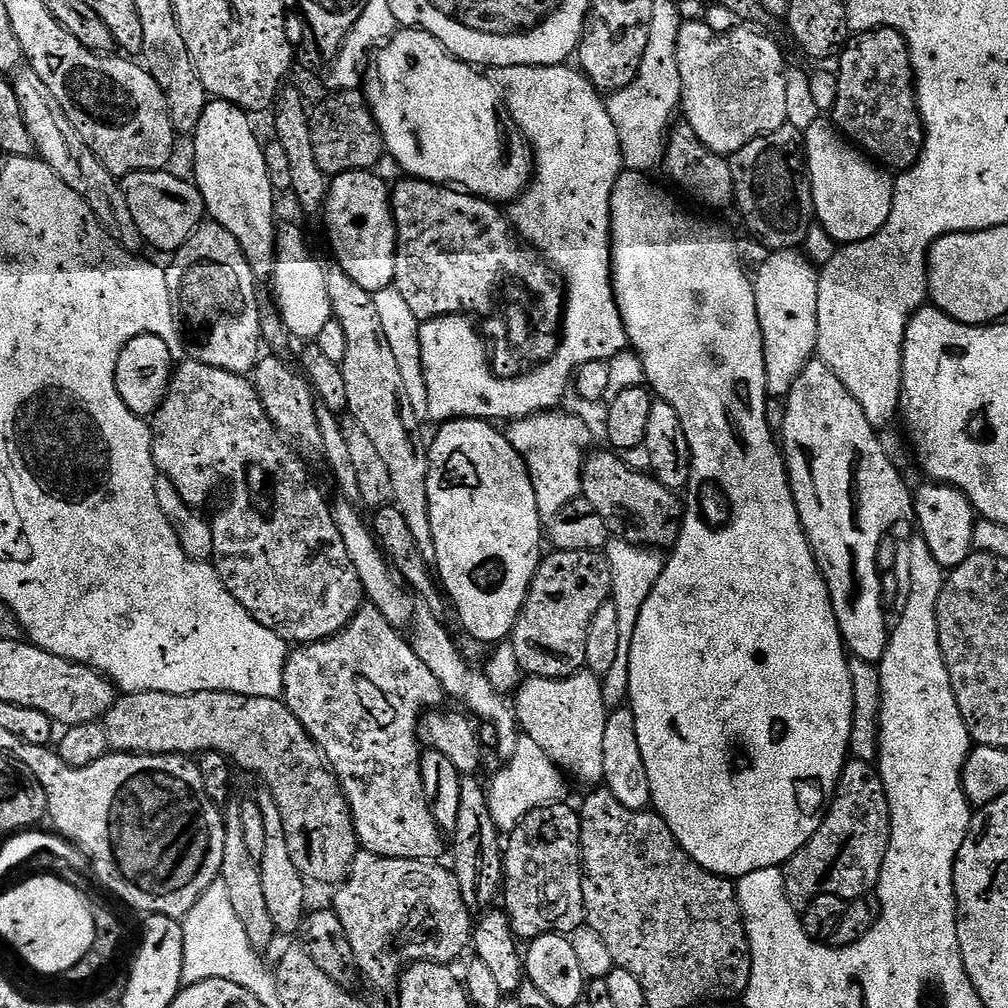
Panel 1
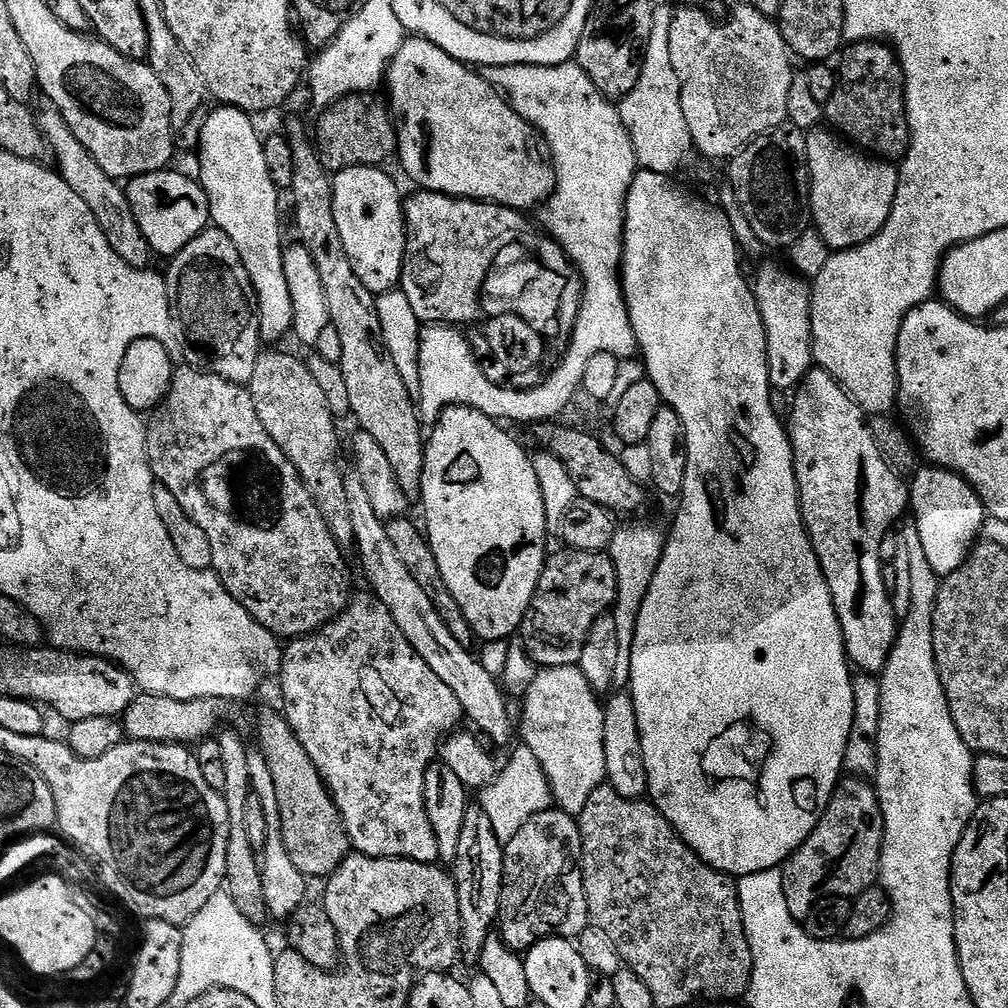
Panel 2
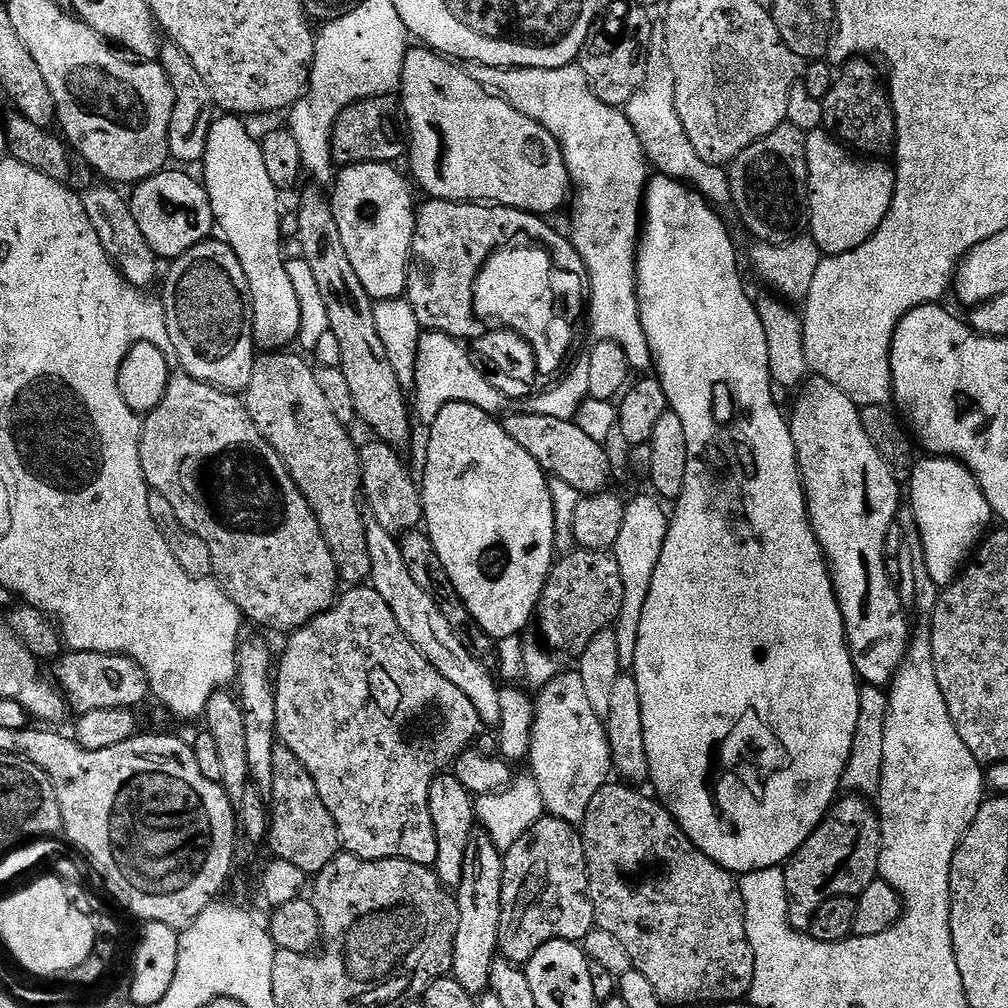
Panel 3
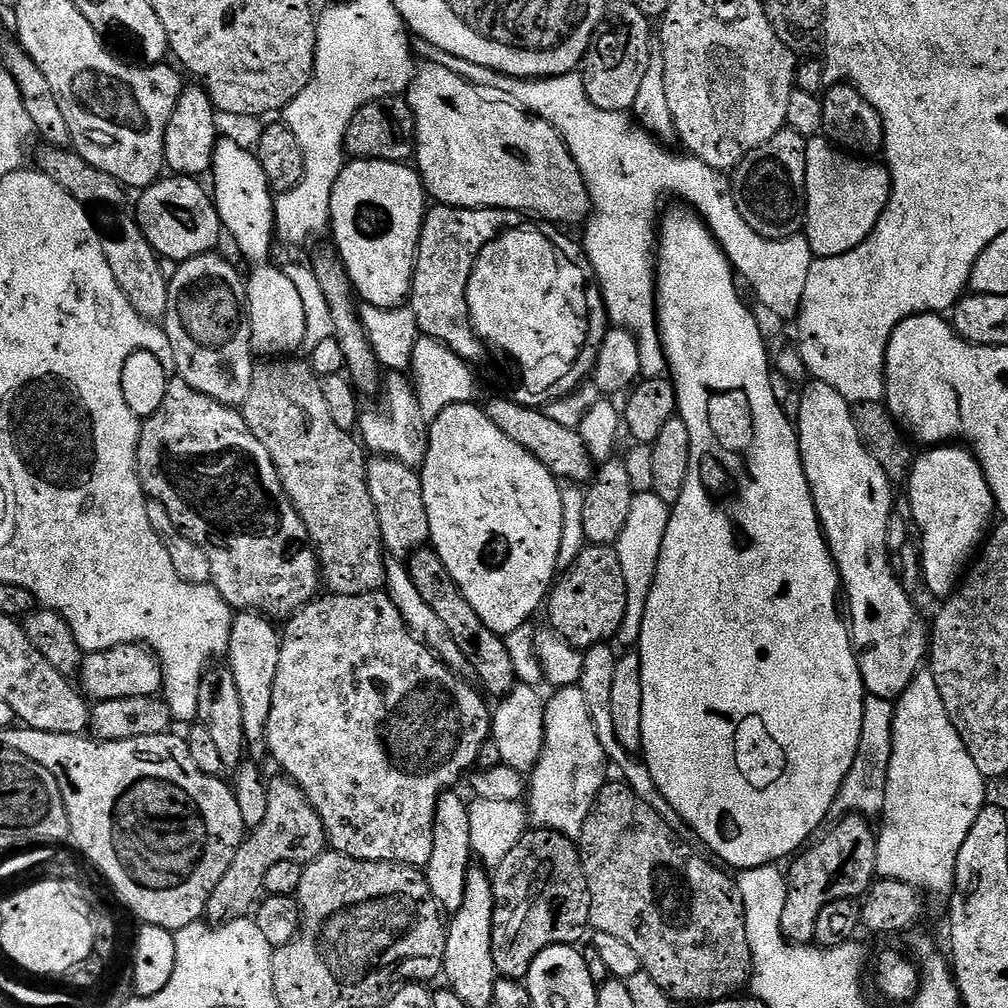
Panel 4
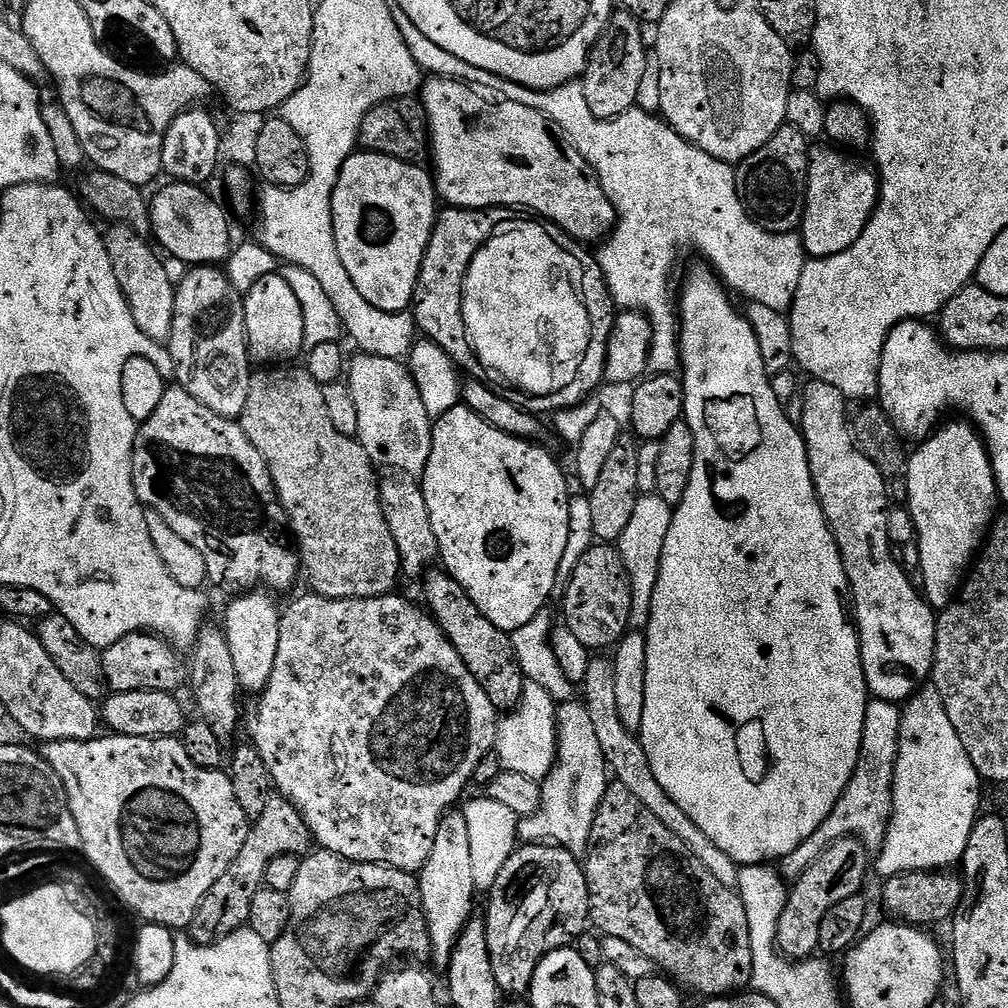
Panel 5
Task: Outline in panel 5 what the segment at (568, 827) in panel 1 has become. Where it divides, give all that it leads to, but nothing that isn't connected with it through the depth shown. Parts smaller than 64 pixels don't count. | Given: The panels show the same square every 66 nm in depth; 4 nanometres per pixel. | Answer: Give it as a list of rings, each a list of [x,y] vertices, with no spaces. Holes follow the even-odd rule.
[[[528,842],[517,847],[502,866],[502,874],[487,893],[488,916],[484,920],[486,938],[490,946],[490,966],[494,966],[494,978],[501,993],[508,998],[520,998],[531,993],[534,970],[542,958],[559,948],[575,945],[579,936],[585,935],[590,924],[588,907],[588,879],[583,863],[572,852],[567,852],[551,842]]]

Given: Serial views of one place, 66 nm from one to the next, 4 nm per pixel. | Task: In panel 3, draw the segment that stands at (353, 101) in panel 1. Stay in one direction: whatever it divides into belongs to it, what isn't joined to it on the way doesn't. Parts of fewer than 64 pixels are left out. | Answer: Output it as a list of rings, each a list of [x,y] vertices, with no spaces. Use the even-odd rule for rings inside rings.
[[[395,95],[375,96],[354,102],[338,118],[332,131],[332,163],[392,164],[406,152],[406,124],[402,119],[402,105]]]

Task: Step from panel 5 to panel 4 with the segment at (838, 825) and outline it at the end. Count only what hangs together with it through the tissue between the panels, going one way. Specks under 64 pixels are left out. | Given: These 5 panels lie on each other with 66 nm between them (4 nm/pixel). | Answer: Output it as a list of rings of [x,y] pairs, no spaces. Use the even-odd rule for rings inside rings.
[[[865,695],[862,706],[862,738],[858,738],[858,754],[854,754],[854,766],[838,790],[831,815],[836,818],[857,815],[865,818],[879,817],[886,802],[886,774],[890,774],[892,731],[896,705],[886,698]]]

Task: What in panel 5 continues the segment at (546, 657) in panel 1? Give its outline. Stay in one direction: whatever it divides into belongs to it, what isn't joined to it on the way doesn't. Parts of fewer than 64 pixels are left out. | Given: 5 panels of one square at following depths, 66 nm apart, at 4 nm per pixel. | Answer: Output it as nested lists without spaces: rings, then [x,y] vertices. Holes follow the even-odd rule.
[[[596,542],[586,550],[568,580],[562,605],[563,623],[589,650],[611,649],[623,638],[630,628],[632,587],[619,547],[608,542]]]

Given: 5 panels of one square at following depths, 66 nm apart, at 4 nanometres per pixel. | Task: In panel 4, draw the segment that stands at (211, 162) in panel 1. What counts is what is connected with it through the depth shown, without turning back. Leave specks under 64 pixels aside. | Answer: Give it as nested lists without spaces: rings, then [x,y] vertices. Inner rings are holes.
[[[220,138],[216,141],[216,149],[212,155],[210,179],[210,192],[216,201],[221,229],[227,235],[229,232],[237,250],[250,263],[256,264],[252,273],[247,273],[246,276],[252,351],[260,358],[291,357],[304,348],[306,314],[302,307],[302,298],[294,282],[286,278],[283,267],[275,268],[272,264],[264,264],[272,252],[272,240],[277,239],[276,201],[266,182],[266,174],[262,174],[262,166],[253,149],[243,148],[238,146],[238,142]]]

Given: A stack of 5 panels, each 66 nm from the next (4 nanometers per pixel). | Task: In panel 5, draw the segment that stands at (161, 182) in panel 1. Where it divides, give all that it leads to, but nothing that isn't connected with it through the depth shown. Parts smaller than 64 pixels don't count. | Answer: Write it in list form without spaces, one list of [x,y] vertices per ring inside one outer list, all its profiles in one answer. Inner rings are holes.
[[[168,182],[150,200],[151,235],[164,252],[180,258],[187,266],[220,266],[233,252],[234,240],[228,229],[228,216],[216,200],[204,193],[203,187],[194,184]]]

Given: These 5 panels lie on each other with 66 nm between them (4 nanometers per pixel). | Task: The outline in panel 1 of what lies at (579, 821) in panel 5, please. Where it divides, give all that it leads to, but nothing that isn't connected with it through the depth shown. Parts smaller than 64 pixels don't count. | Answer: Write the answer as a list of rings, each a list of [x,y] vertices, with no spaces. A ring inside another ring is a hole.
[[[581,670],[561,680],[528,676],[514,693],[514,711],[521,733],[534,738],[534,742],[538,742],[542,750],[546,750],[548,757],[557,764],[561,772],[571,779],[573,776],[584,784],[592,784],[588,786],[596,786],[603,781],[602,741],[606,739],[606,718],[609,710],[602,698],[601,677],[587,670]]]

